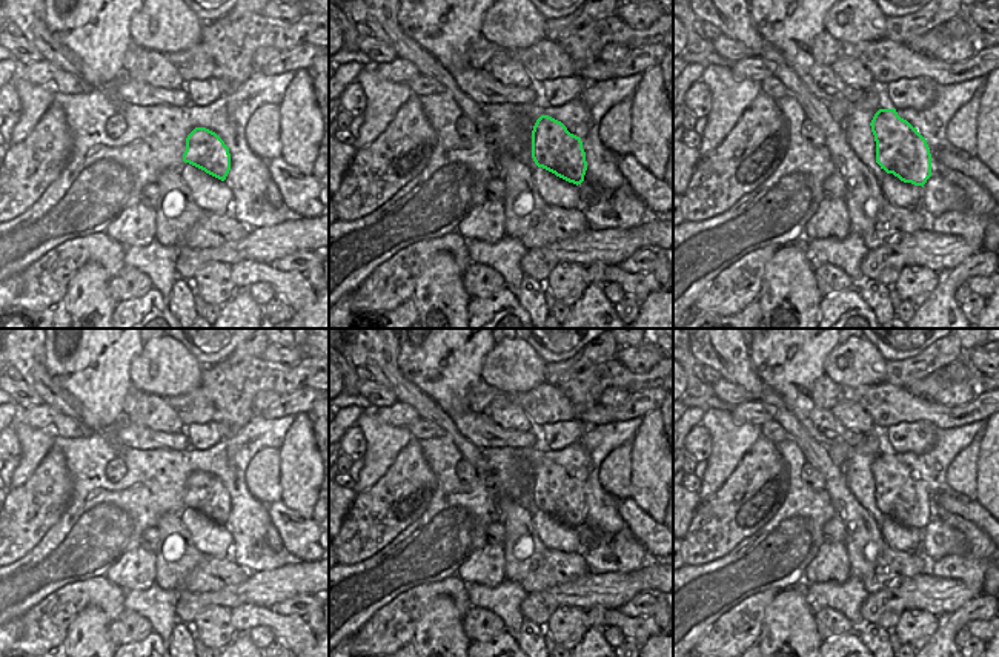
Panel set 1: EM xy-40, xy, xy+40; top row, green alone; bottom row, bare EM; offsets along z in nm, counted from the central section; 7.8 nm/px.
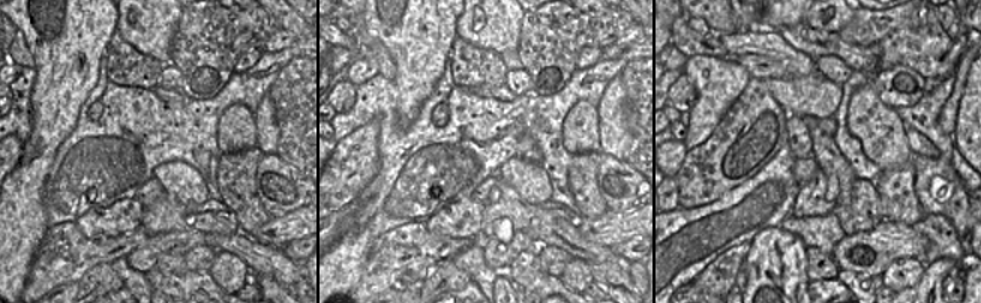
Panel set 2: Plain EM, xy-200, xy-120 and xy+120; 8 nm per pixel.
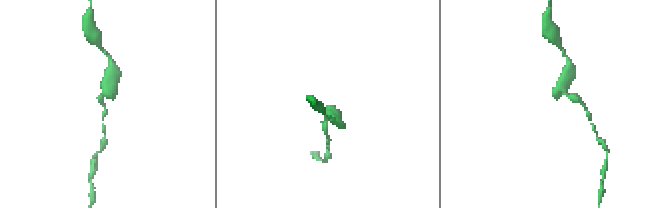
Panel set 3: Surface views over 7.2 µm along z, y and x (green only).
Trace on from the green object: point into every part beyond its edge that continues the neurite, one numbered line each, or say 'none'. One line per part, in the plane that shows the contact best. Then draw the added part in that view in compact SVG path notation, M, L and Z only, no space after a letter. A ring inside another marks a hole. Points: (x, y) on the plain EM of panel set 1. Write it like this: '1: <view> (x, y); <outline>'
none

